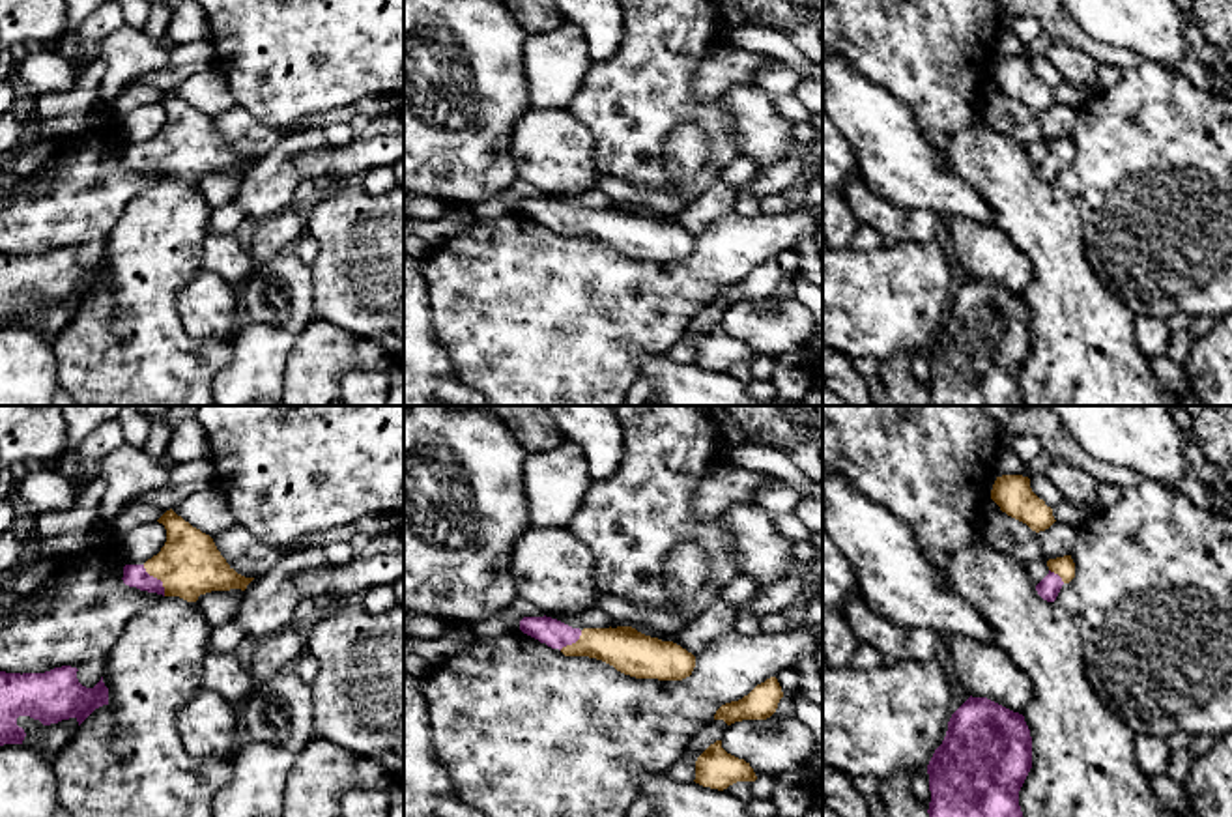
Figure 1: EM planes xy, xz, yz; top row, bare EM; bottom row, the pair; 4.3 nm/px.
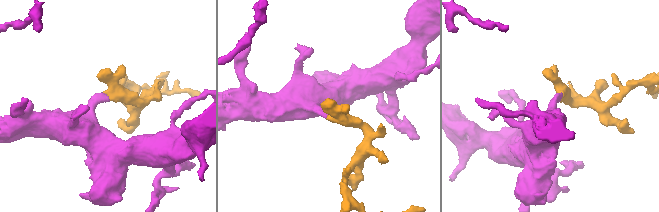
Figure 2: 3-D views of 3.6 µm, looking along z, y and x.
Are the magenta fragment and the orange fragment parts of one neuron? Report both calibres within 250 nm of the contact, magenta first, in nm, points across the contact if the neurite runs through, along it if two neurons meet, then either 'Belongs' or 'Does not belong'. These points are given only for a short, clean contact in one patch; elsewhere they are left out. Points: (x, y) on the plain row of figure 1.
Thickness 100 nm (magenta) against 280 nm. Path across: xy (133, 156), (156, 159), (189, 146). Belongs

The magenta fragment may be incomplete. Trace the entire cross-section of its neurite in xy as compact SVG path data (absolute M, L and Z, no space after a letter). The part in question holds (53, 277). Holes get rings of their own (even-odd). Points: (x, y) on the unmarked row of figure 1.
M71 247L22 256L0 252L0 327L22 325L26 314L17 307L19 297L43 307L75 299L80 307L95 290L108 286L103 258L93 269L86 269L77 252Z

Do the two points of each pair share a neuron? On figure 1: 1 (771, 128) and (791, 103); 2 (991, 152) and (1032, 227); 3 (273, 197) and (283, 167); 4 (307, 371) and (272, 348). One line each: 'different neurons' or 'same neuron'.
1: different neurons
2: same neuron
3: same neuron
4: different neurons

